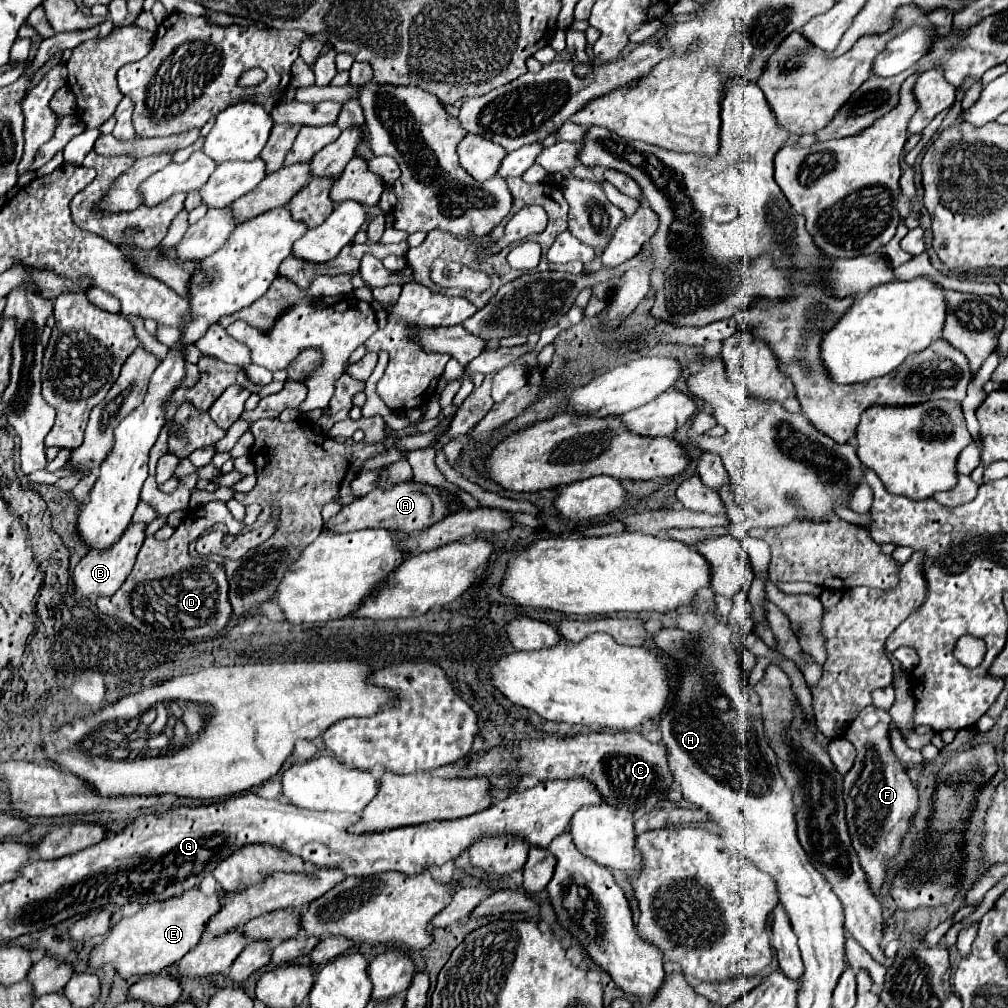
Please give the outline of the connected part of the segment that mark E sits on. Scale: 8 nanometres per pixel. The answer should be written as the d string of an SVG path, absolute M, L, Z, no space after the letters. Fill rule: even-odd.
M196 888L184 892L180 898L146 904L140 912L136 912L130 918L122 918L118 924L110 928L108 938L98 942L90 952L88 968L100 970L106 964L112 964L118 976L124 980L134 976L158 974L164 968L182 960L200 942L204 934L204 924L218 910L220 910L218 894L204 896Z

